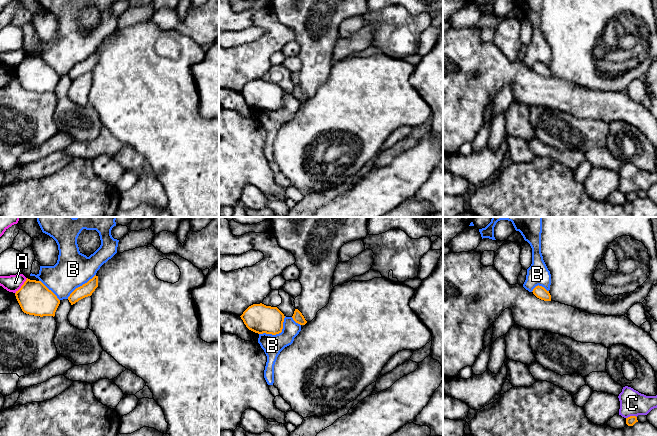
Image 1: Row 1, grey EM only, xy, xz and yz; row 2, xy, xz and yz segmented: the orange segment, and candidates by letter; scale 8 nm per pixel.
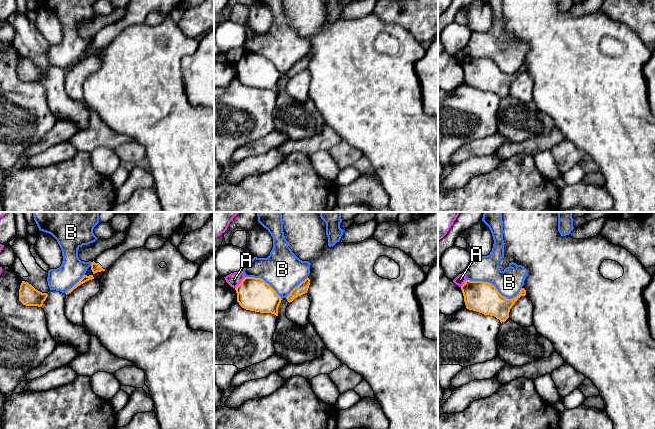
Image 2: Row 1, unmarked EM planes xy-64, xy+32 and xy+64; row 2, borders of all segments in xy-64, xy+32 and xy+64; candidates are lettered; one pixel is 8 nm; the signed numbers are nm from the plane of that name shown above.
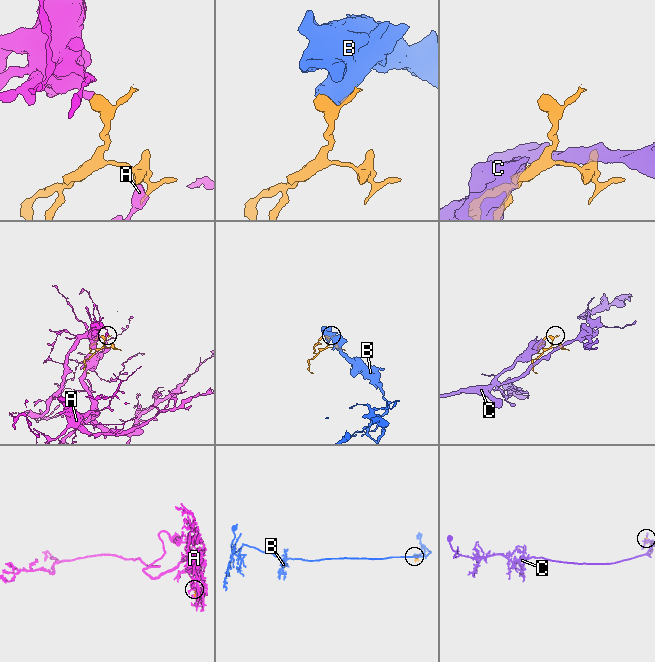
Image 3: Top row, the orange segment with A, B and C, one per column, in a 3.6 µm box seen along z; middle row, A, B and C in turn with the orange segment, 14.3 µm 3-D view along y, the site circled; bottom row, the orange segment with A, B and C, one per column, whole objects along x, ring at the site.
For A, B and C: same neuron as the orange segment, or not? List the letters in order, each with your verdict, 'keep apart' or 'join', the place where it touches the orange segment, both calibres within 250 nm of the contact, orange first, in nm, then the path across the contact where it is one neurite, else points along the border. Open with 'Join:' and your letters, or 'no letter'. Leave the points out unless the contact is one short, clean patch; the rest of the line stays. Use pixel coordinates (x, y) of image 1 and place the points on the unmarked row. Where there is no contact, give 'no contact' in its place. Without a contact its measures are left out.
Join: no letter
A: keep apart; meets orange in xy at (21, 62); 260 nm thick on the orange side, 140 nm on the other
B: keep apart; meets orange in xz at (277, 109); 240 nm thick on the orange side, 160 nm on the other
C: keep apart; meets orange in yz at (631, 192); 80 nm thick on the orange side, 200 nm on the other

